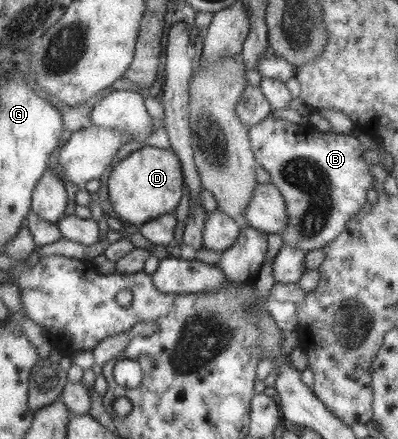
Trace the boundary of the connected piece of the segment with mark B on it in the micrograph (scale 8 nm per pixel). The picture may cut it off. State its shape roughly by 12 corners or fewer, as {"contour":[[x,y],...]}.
{"contour":[[248,129],[282,245],[322,249],[375,184],[354,132]]}

